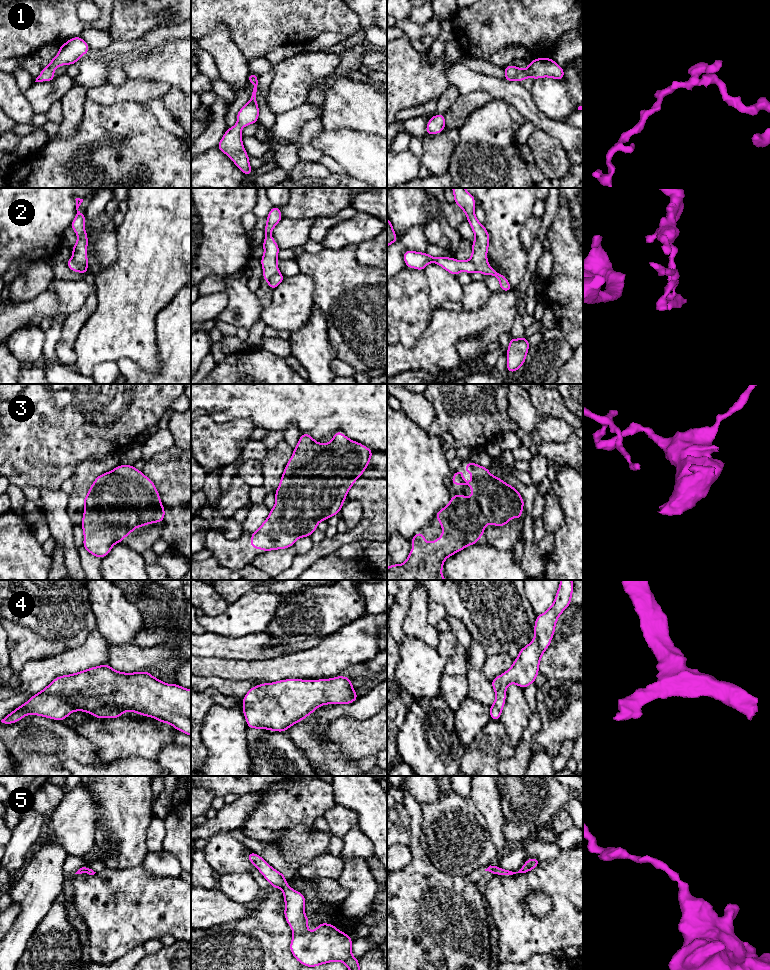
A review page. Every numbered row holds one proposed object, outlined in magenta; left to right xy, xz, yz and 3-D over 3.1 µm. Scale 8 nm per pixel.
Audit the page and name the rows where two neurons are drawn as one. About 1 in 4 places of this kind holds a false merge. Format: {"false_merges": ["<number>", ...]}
{"false_merges": ["2"]}

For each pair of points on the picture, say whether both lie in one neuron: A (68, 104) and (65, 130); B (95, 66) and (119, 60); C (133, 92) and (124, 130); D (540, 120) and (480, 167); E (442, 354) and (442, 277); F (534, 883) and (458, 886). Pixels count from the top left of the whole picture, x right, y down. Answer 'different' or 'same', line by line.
A: same
B: same
C: different
D: different
E: different
F: different

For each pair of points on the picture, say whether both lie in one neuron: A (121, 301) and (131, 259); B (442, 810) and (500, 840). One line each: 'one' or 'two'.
A: one
B: two

